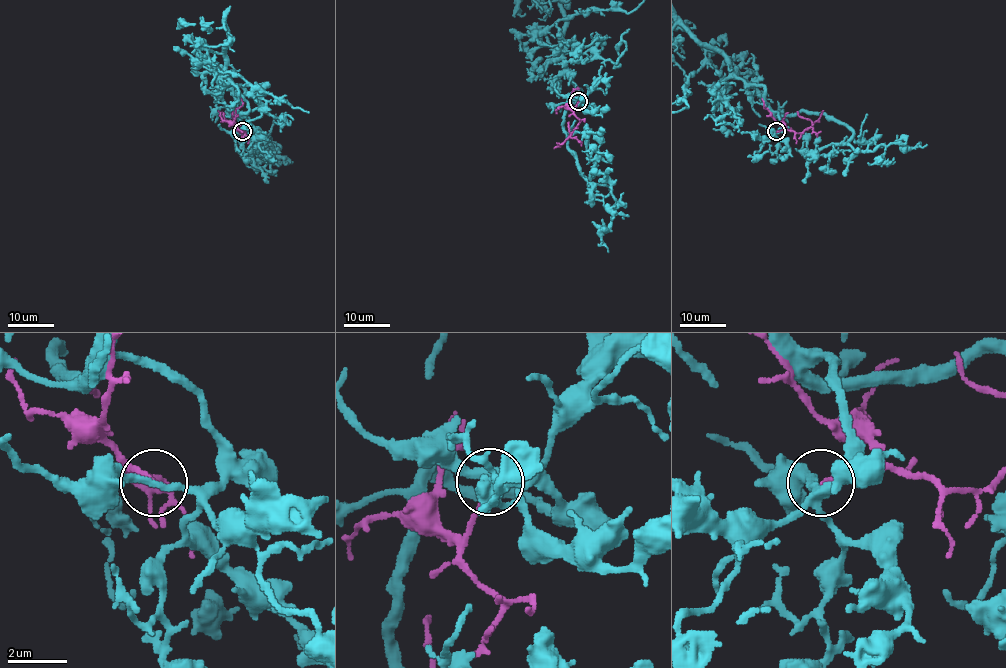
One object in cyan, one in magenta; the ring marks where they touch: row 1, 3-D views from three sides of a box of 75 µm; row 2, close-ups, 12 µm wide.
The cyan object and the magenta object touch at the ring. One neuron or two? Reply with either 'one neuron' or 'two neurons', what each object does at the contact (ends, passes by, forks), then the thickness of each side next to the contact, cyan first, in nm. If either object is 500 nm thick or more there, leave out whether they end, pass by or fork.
two neurons; cyan passes by; magenta ends there; 240 nm thick on the cyan side, 160 nm on the other

